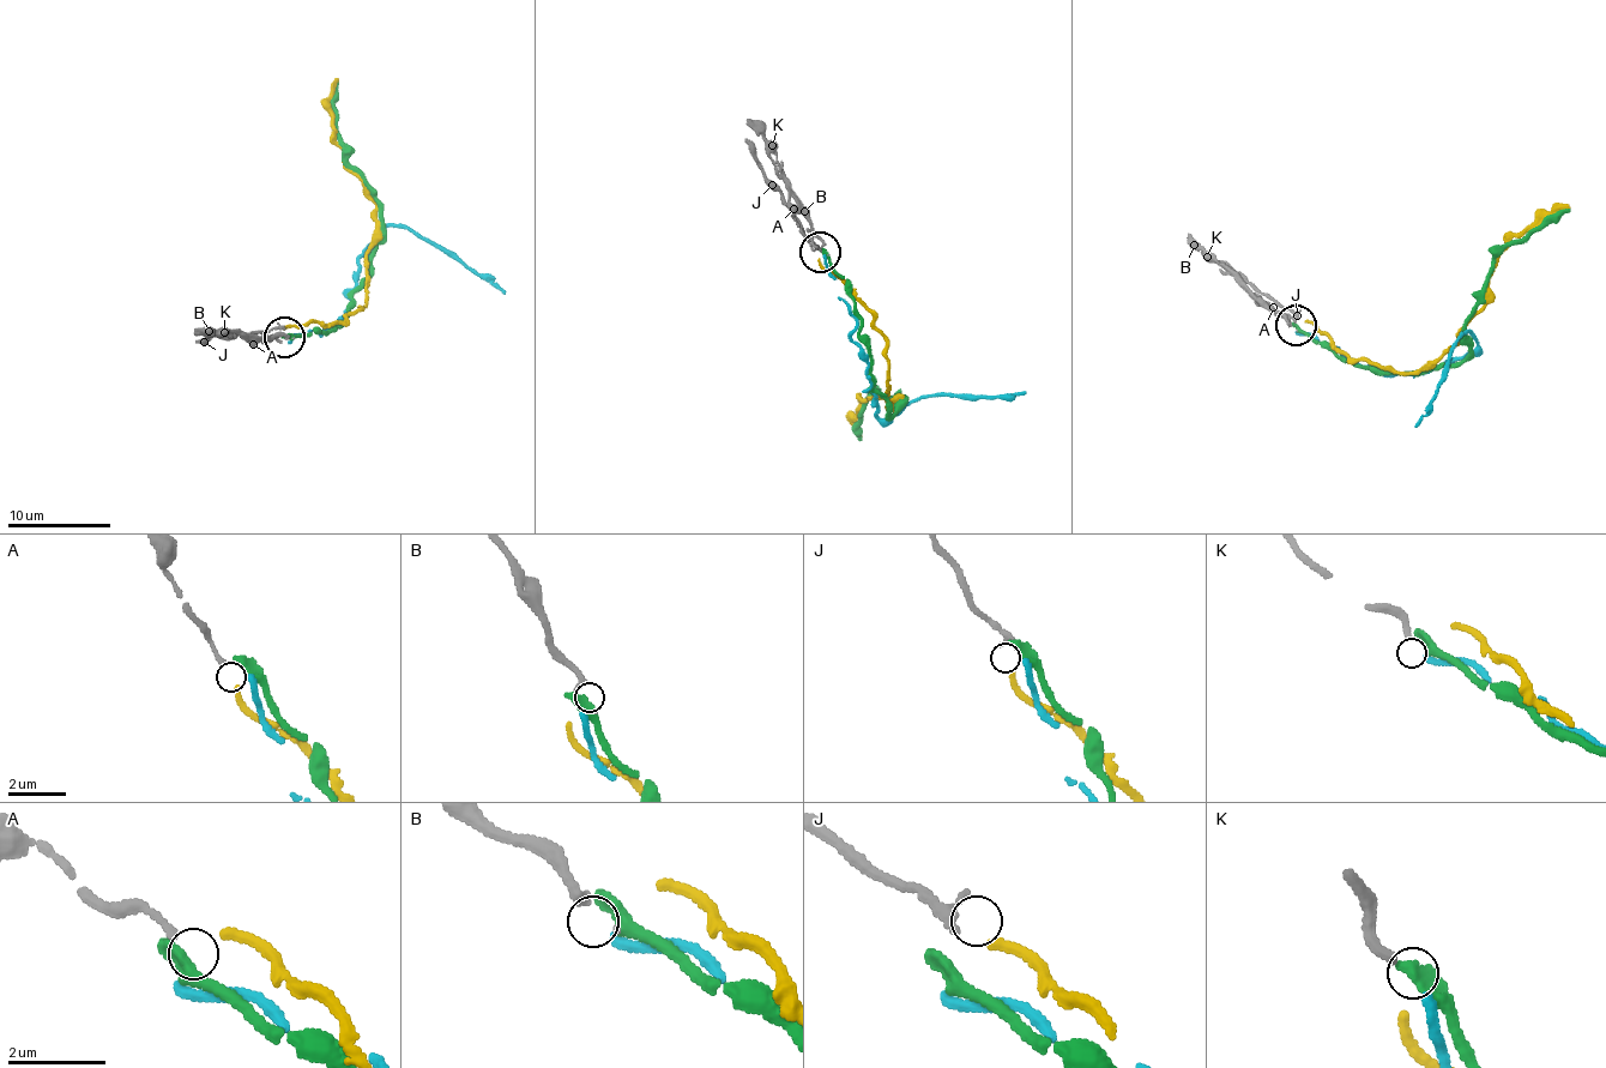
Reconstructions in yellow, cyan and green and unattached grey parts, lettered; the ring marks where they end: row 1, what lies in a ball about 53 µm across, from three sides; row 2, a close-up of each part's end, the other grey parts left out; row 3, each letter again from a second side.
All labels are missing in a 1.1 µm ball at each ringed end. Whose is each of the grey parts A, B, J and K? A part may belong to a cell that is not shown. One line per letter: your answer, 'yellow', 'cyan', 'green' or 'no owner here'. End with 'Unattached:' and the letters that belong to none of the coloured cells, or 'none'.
A: no owner here
B: green
J: yellow
K: cyan
Unattached: A

